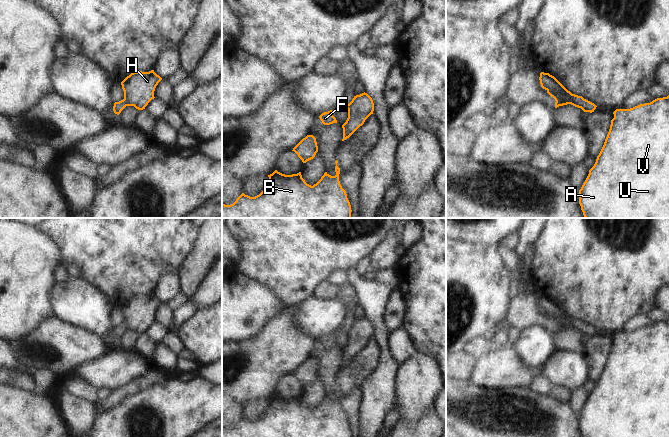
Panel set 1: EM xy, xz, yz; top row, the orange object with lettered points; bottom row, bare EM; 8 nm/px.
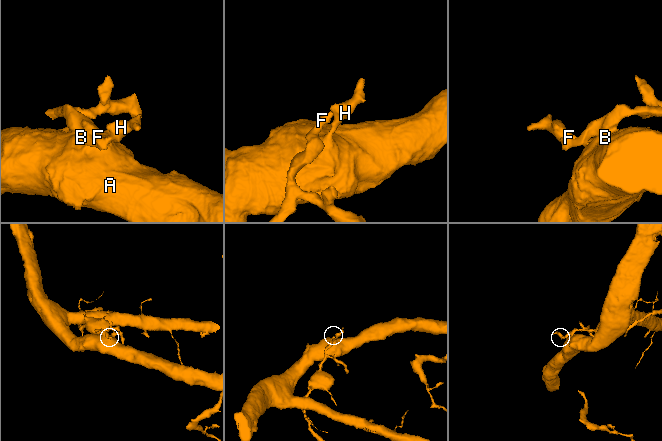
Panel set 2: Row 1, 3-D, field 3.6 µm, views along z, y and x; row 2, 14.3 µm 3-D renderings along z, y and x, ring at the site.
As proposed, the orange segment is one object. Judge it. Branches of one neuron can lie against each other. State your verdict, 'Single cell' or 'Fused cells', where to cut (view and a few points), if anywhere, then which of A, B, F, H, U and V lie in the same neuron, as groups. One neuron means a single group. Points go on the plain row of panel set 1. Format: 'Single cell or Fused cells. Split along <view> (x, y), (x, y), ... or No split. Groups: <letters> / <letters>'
Fused cells. Split along xy (123, 323), (127, 329). Groups: A B H U V / F.

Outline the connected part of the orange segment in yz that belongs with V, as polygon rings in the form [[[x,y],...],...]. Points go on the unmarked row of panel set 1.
[[[669,319],[630,333],[616,333],[604,369],[594,390],[579,414],[579,428],[583,437],[669,437]]]

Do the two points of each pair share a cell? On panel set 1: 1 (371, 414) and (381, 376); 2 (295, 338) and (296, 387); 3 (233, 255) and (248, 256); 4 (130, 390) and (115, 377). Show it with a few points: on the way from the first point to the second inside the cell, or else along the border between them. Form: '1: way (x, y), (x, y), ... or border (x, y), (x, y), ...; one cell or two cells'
1: way (374, 405), (378, 399), (379, 385); one cell
2: border (291, 374), (285, 374), (277, 381), (276, 393); two cells
3: border (232, 236), (237, 244), (239, 256), (232, 268); two cells
4: border (145, 373), (112, 391); two cells

